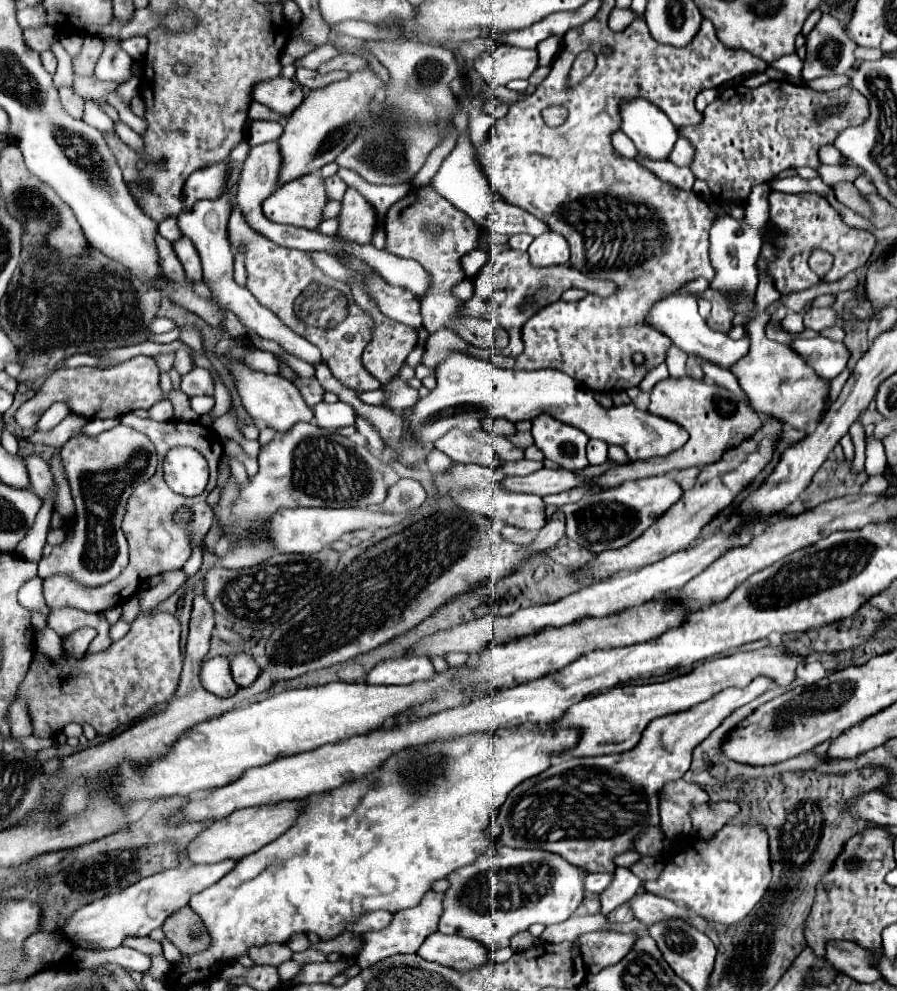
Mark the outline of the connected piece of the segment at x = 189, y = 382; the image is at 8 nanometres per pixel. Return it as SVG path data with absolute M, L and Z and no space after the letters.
M194 369L190 371L188 375L182 377L182 391L188 395L188 397L194 397L194 395L214 395L214 381L208 373L208 369Z

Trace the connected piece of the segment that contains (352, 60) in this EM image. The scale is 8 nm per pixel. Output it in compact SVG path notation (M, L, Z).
M346 53L346 55L336 55L334 59L322 63L318 67L318 73L330 73L330 71L336 71L336 69L344 69L344 71L352 73L352 71L358 71L362 67L366 67L366 61L362 57Z

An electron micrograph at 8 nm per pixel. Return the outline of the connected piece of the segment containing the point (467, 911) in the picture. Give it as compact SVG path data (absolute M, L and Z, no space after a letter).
M494 845L486 853L482 853L472 865L466 865L454 873L450 873L448 881L450 887L444 893L444 911L438 921L438 931L460 931L458 935L480 941L486 945L488 951L496 951L502 947L508 947L510 939L526 931L530 925L554 925L566 921L576 907L582 903L584 889L582 879L586 873L582 869L576 869L568 861L562 861L562 857L546 851L532 851L532 849L510 849L504 845Z

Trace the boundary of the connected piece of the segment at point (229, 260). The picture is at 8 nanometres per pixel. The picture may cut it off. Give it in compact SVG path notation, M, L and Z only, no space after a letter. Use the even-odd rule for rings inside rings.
M224 191L224 195L220 199L216 199L216 201L198 201L192 211L178 215L178 225L180 225L182 233L194 243L194 247L196 247L200 259L202 259L204 281L210 287L214 301L218 303L220 309L228 309L228 311L236 313L236 317L242 321L242 325L256 331L260 337L280 343L288 353L304 359L304 361L308 361L312 365L322 361L322 357L318 353L318 347L314 347L306 339L298 337L292 329L286 329L286 325L270 309L258 305L254 295L250 295L250 291L246 287L240 287L234 281L234 277L232 277L232 273L234 273L234 253L232 253L232 247L230 247L228 235L226 235L228 217L230 217L230 207L228 207L226 191Z

